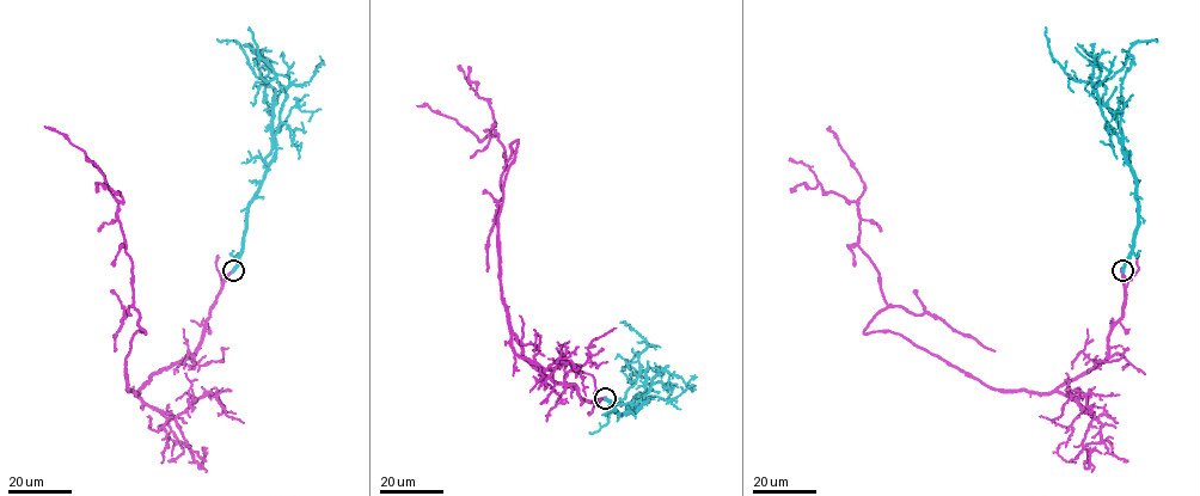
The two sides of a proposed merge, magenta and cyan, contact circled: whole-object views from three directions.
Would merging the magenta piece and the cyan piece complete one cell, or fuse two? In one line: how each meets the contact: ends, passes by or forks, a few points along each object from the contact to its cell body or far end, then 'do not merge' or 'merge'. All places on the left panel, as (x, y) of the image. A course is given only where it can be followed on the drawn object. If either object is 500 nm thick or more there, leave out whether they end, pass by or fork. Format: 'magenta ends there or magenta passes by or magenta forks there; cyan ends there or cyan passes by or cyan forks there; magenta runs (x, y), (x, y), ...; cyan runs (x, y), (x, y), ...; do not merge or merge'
magenta runs (233, 270), (199, 349), (128, 390), (133, 336), (146, 332), (117, 200), (85, 152), (44, 126); cyan runs (233, 270), (243, 248), (248, 206), (274, 145), (274, 90), (253, 73), (236, 42), (216, 40); do not merge

